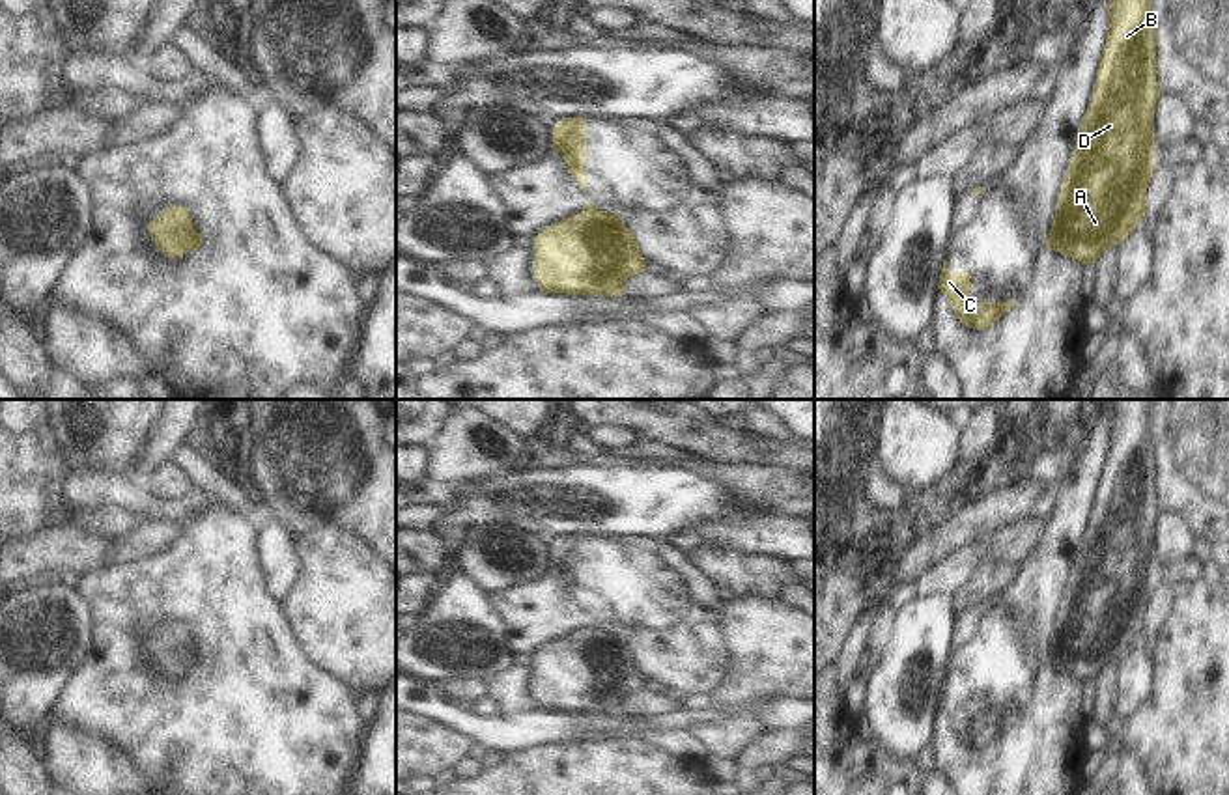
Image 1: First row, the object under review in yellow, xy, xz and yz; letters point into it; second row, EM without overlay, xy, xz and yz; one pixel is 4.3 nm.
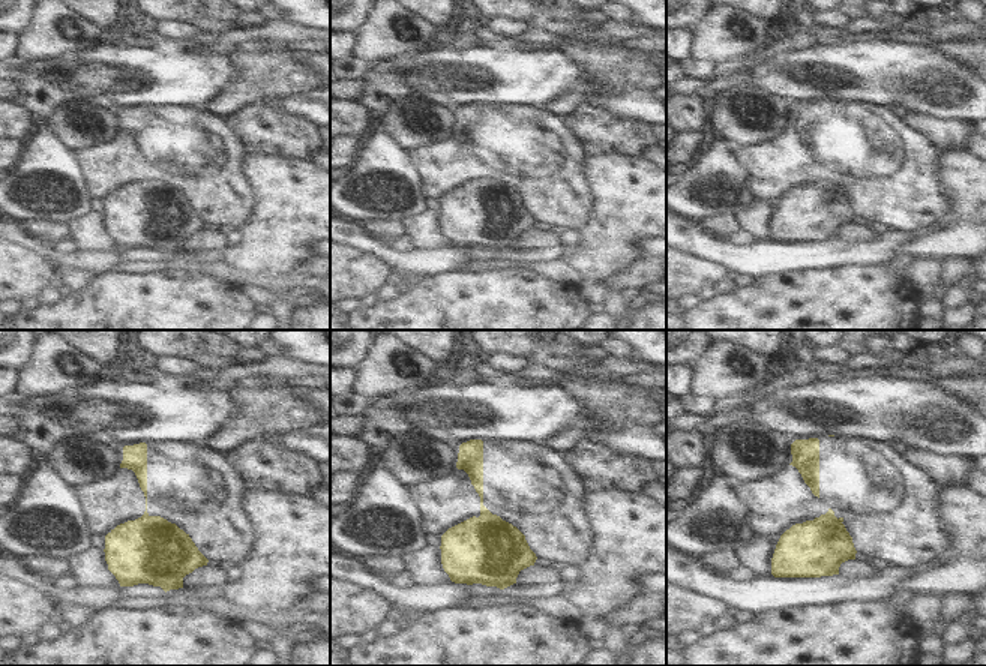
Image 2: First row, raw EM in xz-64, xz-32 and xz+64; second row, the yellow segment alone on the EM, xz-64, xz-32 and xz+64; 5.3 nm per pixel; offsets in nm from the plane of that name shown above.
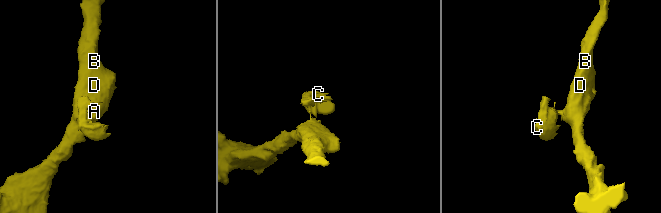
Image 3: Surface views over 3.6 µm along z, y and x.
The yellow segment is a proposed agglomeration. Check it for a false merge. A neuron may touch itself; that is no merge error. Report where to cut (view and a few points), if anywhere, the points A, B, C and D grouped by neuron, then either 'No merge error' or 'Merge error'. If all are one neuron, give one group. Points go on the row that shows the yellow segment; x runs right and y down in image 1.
Split along xy (197, 234), (197, 243), (191, 249). Groups: A B D / C. Merge error

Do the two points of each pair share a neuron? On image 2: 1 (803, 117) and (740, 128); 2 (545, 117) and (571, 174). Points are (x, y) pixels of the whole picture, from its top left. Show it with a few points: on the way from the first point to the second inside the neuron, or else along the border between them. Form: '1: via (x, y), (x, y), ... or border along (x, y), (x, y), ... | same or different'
1: border along (796, 104), (791, 108), (791, 125), (764, 141) | different
2: via (560, 128), (575, 146), (575, 159) | same

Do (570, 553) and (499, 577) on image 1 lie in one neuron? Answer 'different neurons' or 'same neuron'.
different neurons

